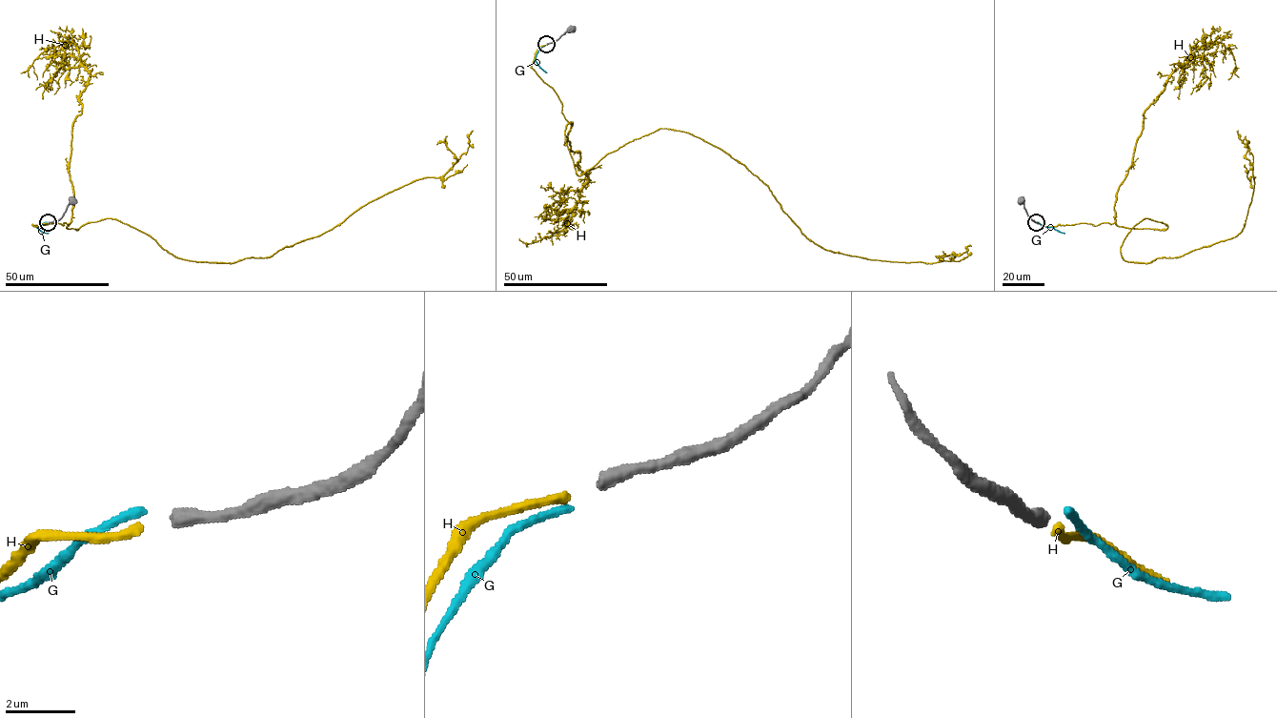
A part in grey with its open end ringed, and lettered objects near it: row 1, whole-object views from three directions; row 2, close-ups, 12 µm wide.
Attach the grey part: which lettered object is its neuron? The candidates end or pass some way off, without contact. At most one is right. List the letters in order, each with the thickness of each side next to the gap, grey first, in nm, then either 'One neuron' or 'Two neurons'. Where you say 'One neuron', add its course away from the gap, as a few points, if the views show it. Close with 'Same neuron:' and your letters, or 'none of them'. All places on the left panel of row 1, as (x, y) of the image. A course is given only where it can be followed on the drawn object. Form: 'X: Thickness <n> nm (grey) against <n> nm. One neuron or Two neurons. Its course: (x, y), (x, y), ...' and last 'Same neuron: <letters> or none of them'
G: Thickness 400 nm (grey) against 240 nm. Two neurons
H: Thickness 400 nm (grey) against 260 nm. One neuron. Its course: (47, 223), (115, 218), (191, 260), (269, 257), (440, 177), (473, 130)
Same neuron: H

